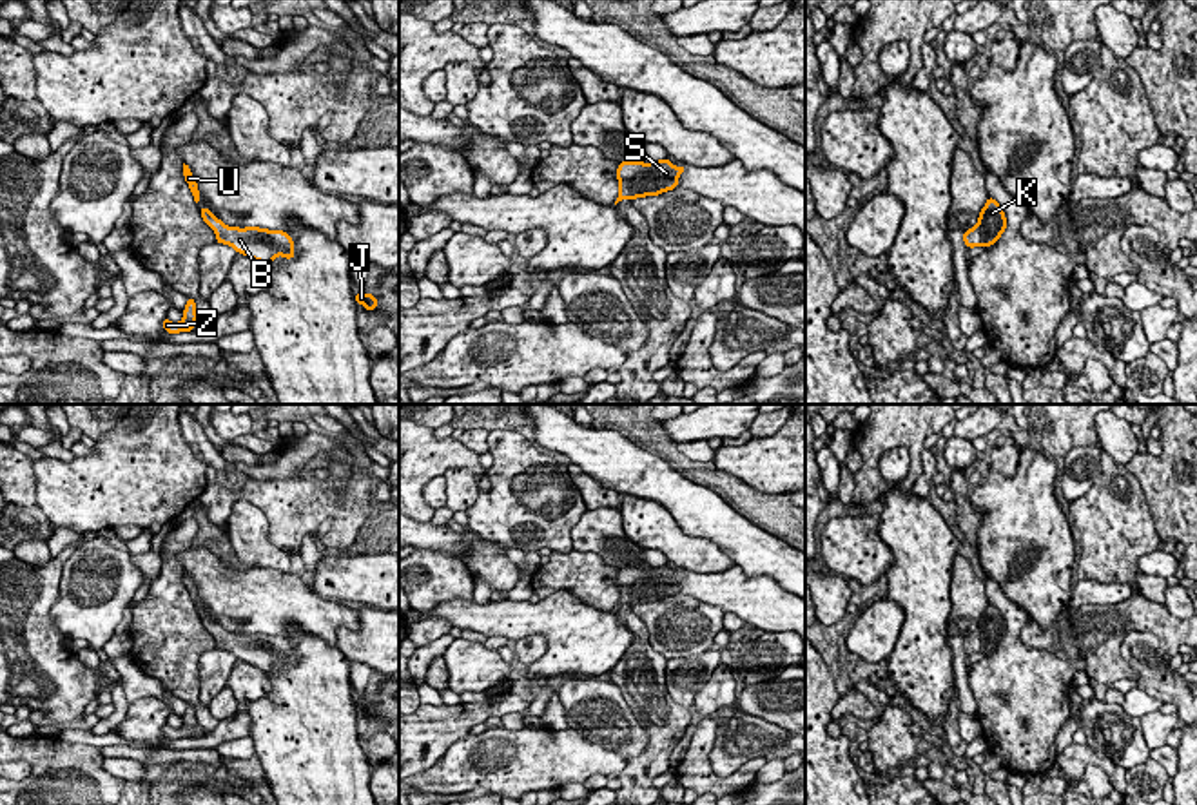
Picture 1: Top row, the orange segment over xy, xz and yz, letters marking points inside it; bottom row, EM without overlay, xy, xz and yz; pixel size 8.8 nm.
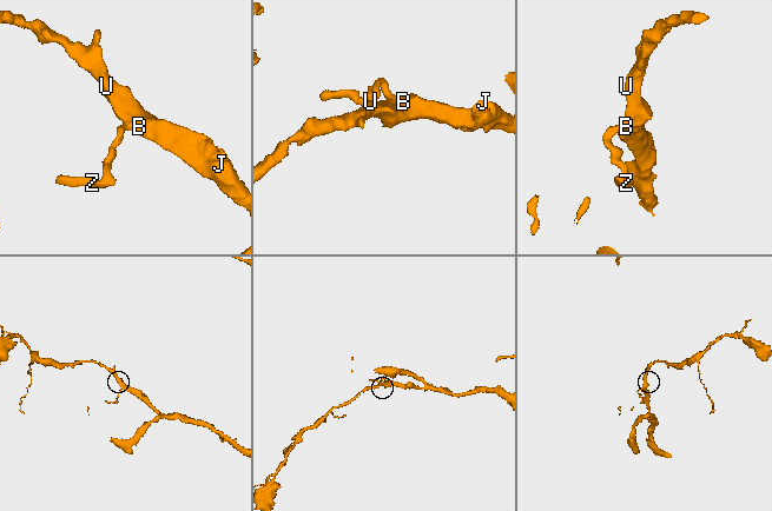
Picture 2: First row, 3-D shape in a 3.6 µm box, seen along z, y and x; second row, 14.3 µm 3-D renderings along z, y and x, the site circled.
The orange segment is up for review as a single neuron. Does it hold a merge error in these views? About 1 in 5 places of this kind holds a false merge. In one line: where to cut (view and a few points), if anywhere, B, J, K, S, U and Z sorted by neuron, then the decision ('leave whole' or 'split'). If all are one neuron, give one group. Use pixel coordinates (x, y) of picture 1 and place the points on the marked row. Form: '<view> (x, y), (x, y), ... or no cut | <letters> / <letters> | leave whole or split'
no cut | B J K S U Z | leave whole

